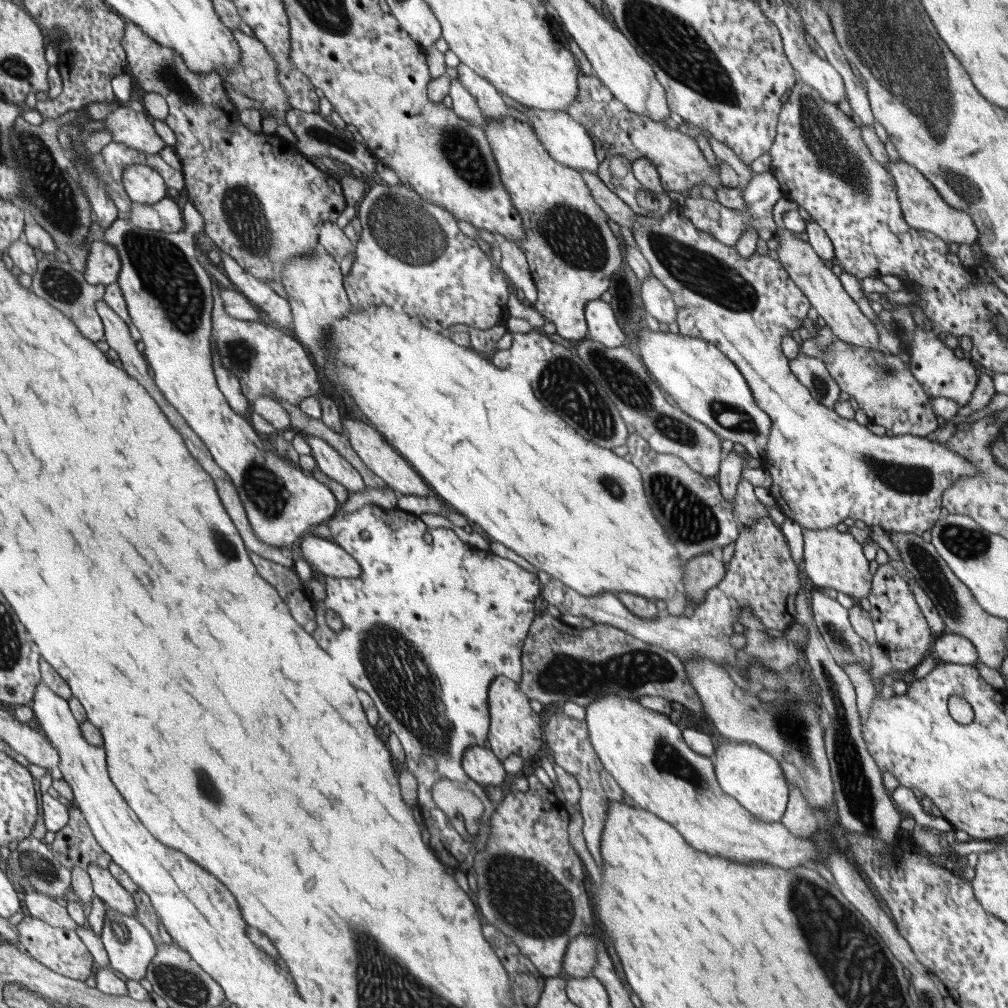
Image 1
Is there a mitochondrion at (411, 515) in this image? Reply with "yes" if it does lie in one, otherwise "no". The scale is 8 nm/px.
no

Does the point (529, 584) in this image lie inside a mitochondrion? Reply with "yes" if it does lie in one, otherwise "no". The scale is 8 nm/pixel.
no

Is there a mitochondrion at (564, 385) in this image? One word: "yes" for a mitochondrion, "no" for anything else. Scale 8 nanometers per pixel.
yes

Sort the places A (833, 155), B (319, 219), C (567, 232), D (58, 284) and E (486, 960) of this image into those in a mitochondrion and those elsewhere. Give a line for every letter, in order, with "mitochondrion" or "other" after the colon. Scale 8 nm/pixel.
A: mitochondrion
B: other
C: mitochondrion
D: mitochondrion
E: other

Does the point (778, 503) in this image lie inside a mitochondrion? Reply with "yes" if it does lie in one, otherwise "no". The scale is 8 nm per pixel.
no

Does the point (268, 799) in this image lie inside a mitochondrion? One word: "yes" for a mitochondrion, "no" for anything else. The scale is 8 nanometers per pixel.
no

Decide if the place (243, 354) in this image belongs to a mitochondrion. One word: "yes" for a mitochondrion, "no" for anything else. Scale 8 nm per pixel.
yes

